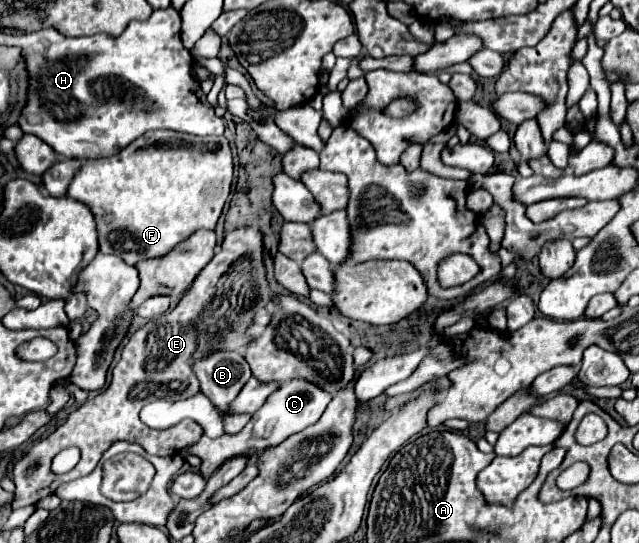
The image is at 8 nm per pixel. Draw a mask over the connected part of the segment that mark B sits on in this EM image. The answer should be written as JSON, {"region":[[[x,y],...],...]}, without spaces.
{"region":[[[238,351],[208,353],[192,369],[200,381],[202,393],[218,407],[226,409],[250,379],[250,367]]]}

